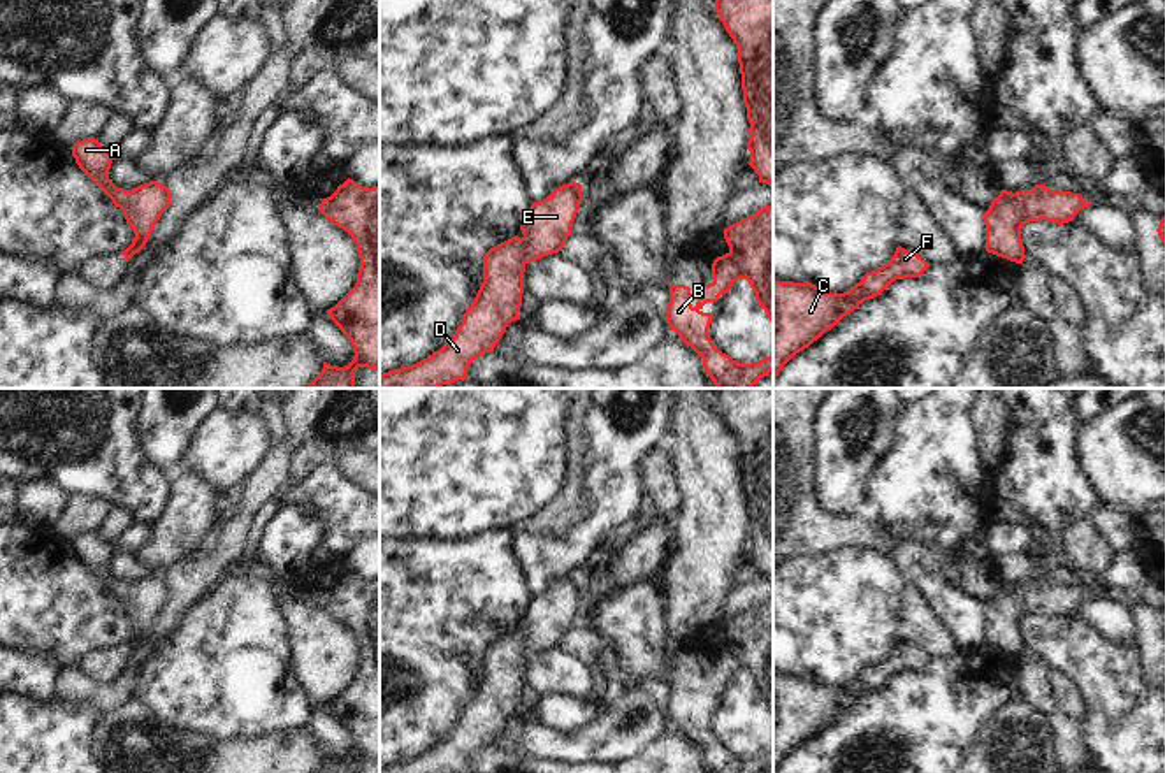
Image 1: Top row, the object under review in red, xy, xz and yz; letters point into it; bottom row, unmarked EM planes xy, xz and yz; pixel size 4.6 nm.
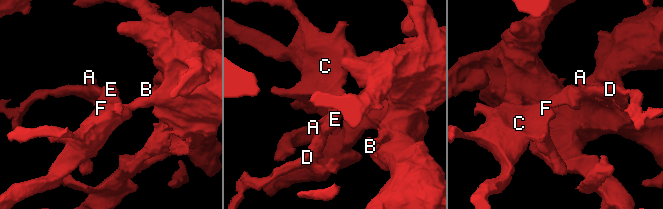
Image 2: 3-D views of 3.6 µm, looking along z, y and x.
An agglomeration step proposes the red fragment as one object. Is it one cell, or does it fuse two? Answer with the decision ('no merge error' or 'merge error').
no merge error

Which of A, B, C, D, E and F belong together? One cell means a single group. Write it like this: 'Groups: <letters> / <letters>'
Groups: A B C D E F

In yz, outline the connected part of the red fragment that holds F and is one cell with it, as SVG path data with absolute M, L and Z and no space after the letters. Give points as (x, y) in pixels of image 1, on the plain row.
M898 639L887 657L866 666L843 687L831 687L812 676L773 673L773 773L796 747L865 694L880 689L896 673L921 669L928 661L915 645Z

